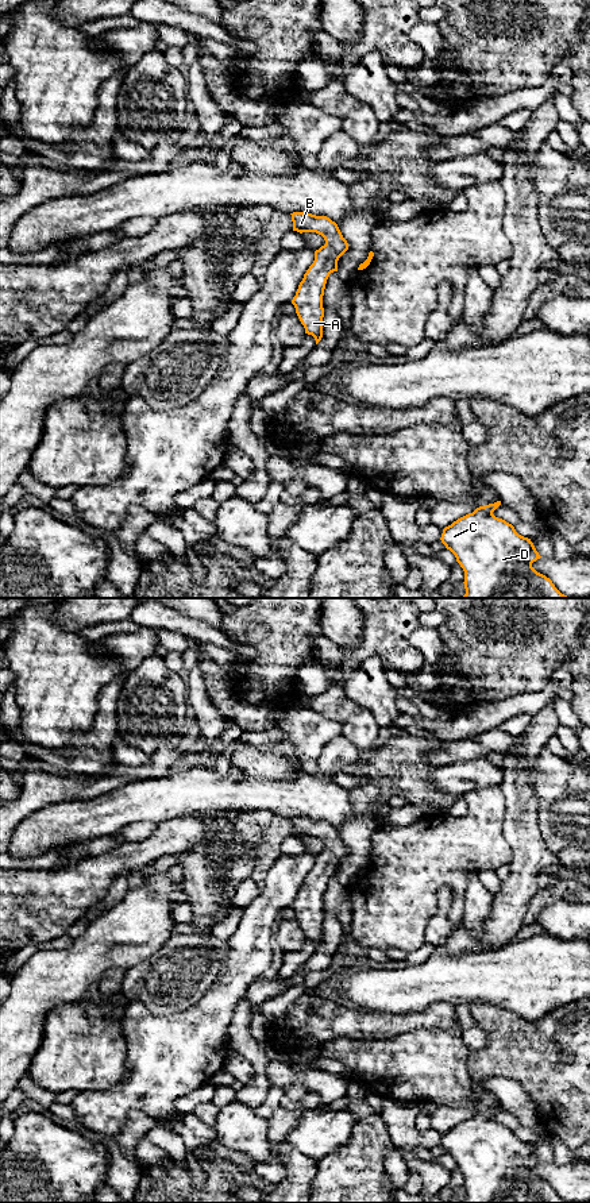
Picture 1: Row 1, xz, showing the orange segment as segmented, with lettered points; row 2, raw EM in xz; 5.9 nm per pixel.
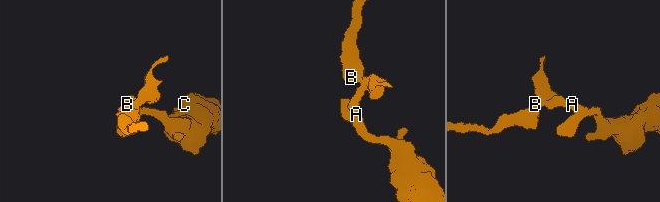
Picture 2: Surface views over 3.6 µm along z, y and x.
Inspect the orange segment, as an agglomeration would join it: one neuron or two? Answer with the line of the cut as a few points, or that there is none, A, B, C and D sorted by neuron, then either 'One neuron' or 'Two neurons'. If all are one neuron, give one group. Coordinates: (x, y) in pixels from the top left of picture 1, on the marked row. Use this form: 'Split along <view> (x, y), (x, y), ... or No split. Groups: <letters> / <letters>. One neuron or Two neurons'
No split. Groups: A B C D. One neuron

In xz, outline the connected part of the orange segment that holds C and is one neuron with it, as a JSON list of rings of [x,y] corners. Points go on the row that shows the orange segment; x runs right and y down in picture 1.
[[[501,501],[479,506],[443,529],[441,543],[464,571],[463,598],[570,598],[532,567],[541,556],[531,539],[518,535],[512,524],[493,514],[500,505]]]

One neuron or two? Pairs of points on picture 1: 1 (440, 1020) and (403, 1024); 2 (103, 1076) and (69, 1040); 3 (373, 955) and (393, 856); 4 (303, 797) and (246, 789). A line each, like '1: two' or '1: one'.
1: one
2: one
3: two
4: one

